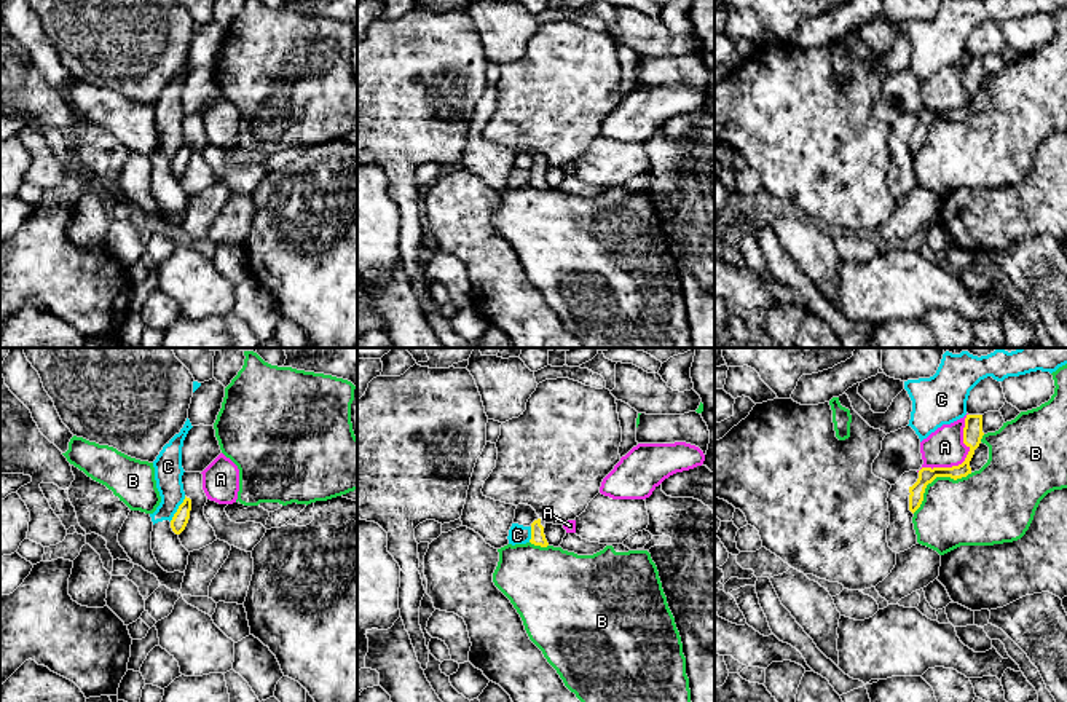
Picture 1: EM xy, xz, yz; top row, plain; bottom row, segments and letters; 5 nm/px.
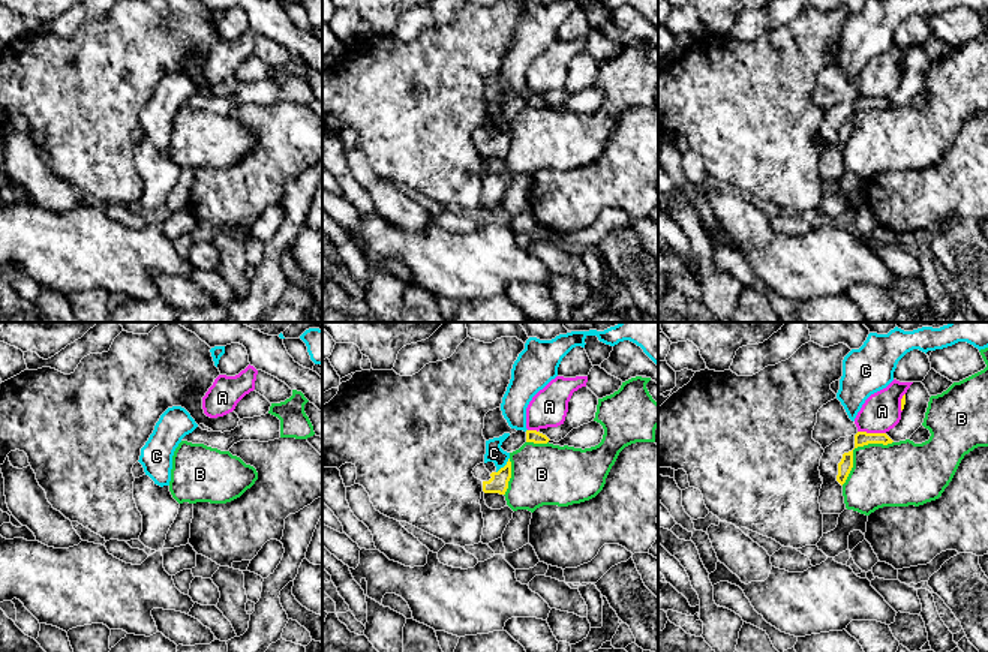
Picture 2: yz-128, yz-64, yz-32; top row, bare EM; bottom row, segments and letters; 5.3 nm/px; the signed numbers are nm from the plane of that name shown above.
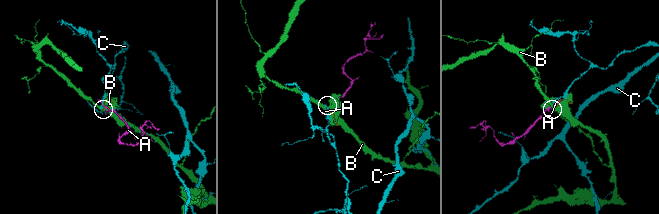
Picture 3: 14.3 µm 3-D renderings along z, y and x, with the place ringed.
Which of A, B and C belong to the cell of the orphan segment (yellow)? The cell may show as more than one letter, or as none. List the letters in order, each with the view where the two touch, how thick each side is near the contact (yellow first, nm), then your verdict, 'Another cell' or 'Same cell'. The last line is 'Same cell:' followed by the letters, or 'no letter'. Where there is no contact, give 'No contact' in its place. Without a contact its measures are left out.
A: Touches yellow in yz. Thickness 100 nm (yellow) against 200 nm. Another cell
B: Touches yellow in yz. Thickness 80 nm (yellow) against 360 nm. Another cell
C: Touches yellow in xy. Thickness 80 nm (yellow) against 140 nm. Another cell
Same cell: no letter

